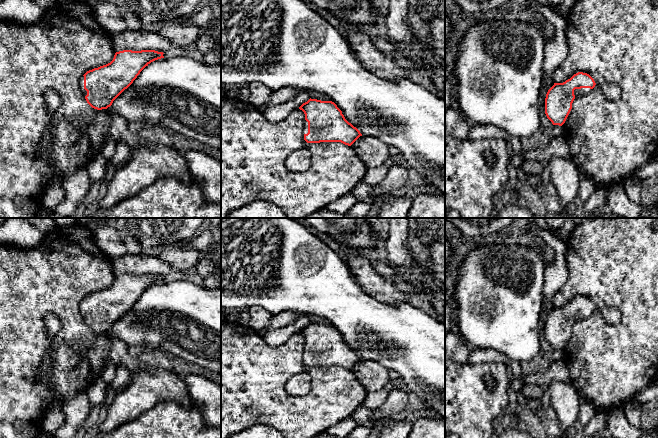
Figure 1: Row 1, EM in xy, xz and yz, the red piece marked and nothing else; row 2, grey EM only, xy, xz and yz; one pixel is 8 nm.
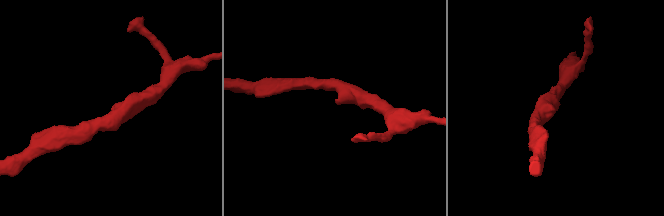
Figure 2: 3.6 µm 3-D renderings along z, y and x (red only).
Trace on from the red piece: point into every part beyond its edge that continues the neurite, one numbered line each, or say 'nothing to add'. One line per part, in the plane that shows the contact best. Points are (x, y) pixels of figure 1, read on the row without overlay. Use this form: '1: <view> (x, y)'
1: yz (577, 316)

